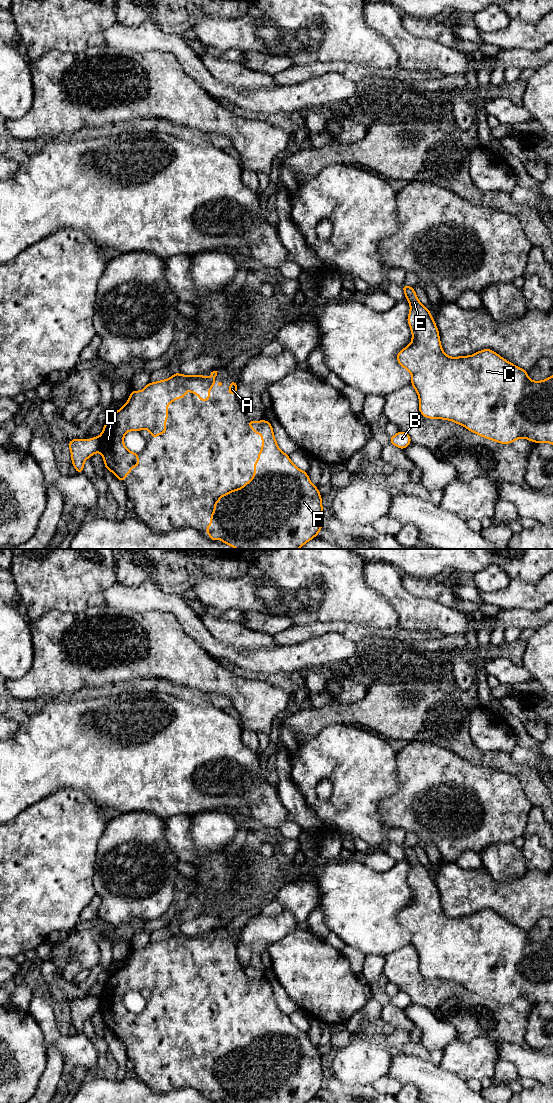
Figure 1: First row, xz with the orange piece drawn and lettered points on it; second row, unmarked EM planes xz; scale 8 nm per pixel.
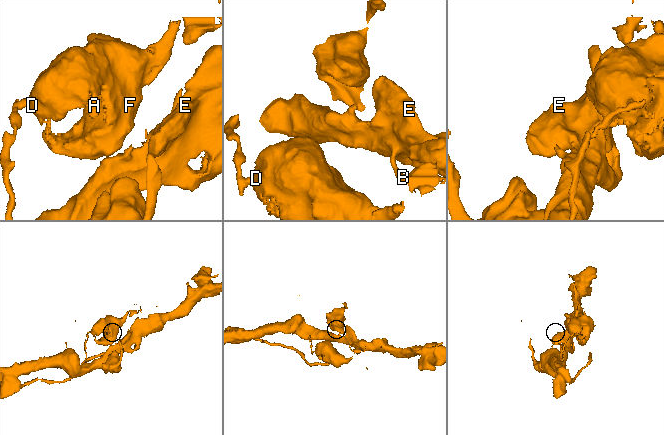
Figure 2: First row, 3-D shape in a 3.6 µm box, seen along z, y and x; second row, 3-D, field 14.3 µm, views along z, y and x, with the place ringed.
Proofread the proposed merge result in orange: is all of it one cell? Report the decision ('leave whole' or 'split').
split

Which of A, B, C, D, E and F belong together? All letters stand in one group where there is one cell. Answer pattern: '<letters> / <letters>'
A D F / B C E

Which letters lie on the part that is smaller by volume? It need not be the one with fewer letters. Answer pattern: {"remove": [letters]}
{"remove": ["A", "D", "F"]}

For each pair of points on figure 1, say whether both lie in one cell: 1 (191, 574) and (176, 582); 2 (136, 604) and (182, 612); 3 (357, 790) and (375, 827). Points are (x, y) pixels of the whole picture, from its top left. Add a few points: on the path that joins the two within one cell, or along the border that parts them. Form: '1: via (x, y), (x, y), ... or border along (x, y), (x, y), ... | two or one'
1: via (187, 574), (180, 578) | one
2: via (147, 603), (171, 603) | one
3: via (357, 799), (357, 809), (366, 818) | one

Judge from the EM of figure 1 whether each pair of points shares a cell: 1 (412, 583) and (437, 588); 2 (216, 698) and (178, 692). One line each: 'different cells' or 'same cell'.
1: same cell
2: same cell

